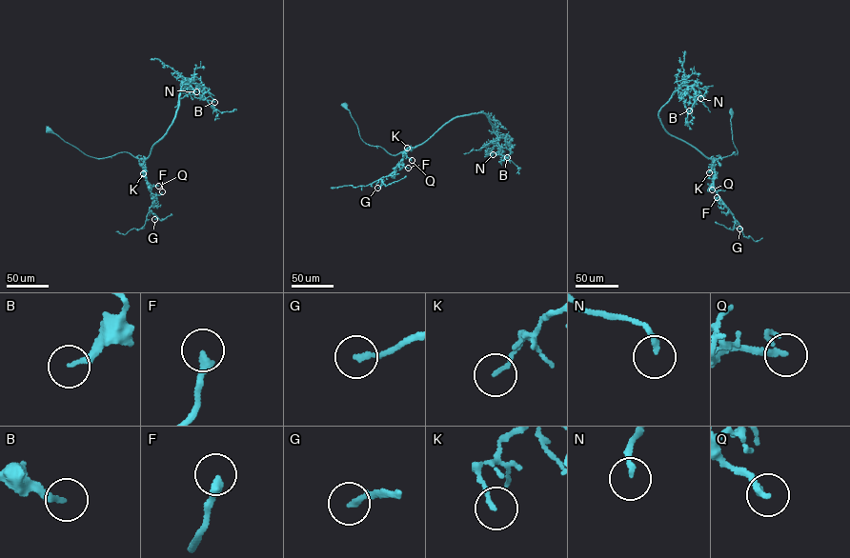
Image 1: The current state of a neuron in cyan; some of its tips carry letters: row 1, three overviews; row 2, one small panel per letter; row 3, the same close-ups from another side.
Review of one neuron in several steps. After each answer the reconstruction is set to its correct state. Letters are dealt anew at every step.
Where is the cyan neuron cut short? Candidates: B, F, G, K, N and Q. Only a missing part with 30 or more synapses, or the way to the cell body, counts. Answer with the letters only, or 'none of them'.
none of them

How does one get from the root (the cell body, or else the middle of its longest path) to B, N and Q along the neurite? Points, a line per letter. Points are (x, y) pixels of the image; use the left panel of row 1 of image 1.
B: (49, 129), (91, 156), (100, 158), (126, 152), (145, 159), (172, 122), (182, 87), (199, 85), (214, 102)
N: (49, 129), (91, 156), (126, 152), (145, 159), (172, 122), (182, 87), (191, 82), (196, 91)
Q: (49, 129), (91, 156), (100, 158), (126, 152), (143, 159), (147, 182), (158, 186)

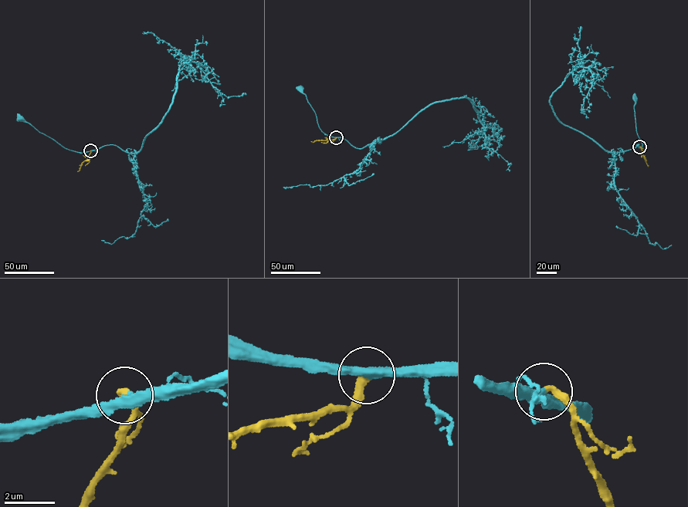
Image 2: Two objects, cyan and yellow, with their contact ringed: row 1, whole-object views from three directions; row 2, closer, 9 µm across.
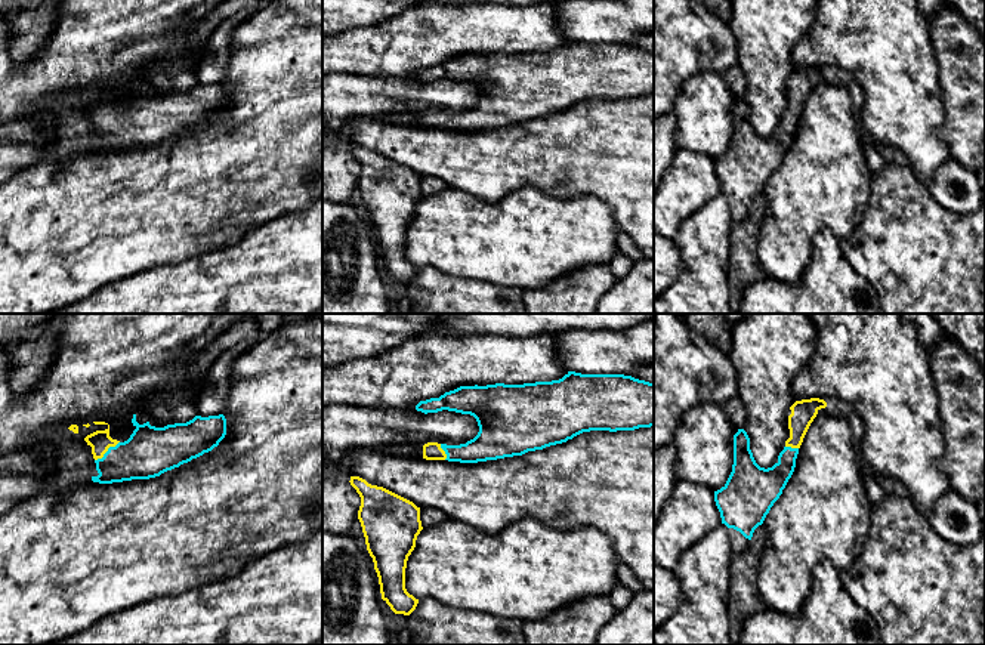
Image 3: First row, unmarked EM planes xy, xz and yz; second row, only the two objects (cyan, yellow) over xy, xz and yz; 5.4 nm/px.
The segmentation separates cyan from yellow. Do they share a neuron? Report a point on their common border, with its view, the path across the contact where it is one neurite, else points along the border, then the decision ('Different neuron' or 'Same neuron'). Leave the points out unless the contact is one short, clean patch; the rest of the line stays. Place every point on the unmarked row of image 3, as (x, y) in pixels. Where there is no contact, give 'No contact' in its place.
Touches cyan at xy (107, 120). Path across: xy (150, 120), (107, 120), (99, 110). Same neuron

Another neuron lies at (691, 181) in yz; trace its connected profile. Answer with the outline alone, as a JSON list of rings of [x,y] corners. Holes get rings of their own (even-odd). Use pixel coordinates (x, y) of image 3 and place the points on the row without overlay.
[[[677,149],[654,192],[654,232],[674,240],[685,219],[722,192],[714,160]]]

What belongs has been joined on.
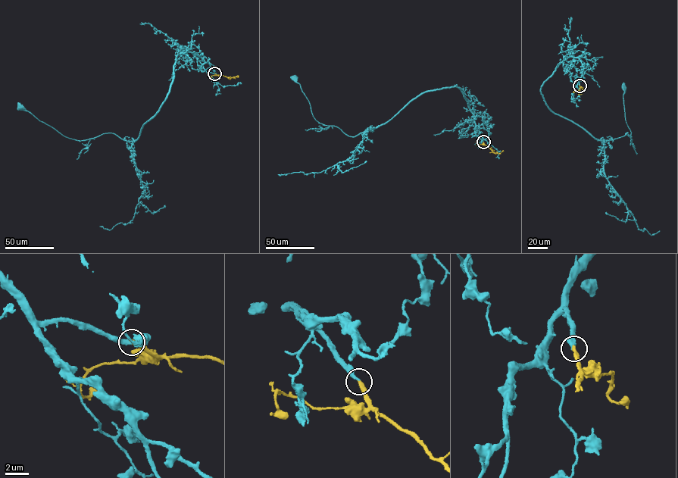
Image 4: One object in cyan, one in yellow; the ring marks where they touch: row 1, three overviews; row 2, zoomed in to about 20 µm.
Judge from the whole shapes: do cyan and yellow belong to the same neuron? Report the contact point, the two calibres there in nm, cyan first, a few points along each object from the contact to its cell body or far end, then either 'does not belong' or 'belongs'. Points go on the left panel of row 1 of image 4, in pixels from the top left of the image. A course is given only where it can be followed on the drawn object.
(214, 73) | 320/360 nm | cyan via (214, 73), (190, 52), (177, 56), (166, 99), (132, 141), (110, 132), (70, 139), (20, 107) | yellow via (214, 73), (239, 77) | belongs

